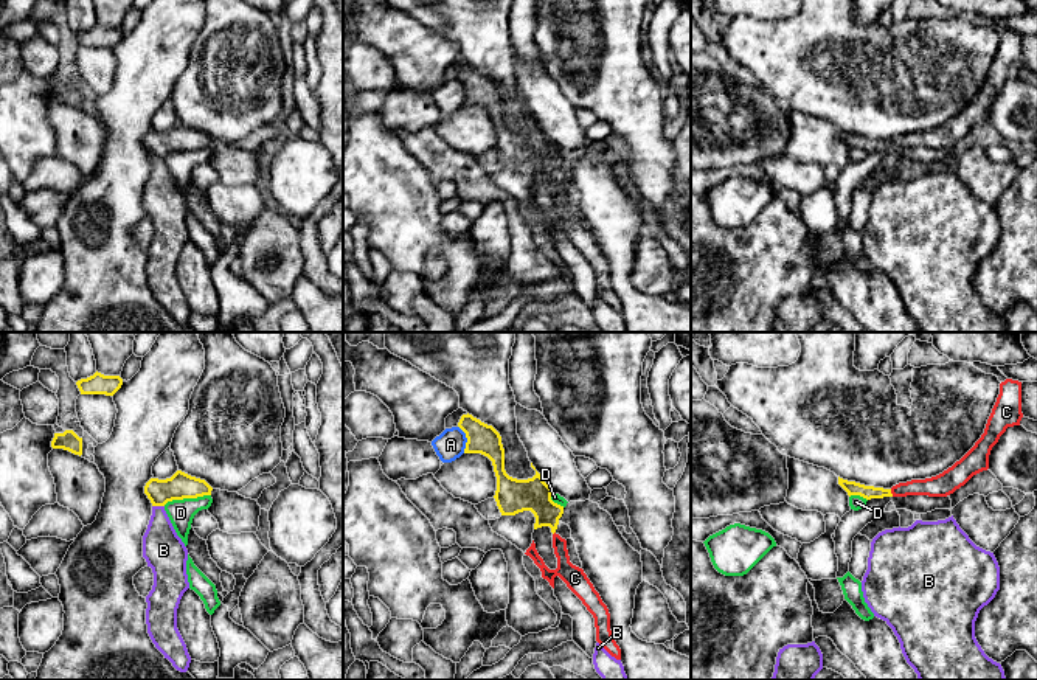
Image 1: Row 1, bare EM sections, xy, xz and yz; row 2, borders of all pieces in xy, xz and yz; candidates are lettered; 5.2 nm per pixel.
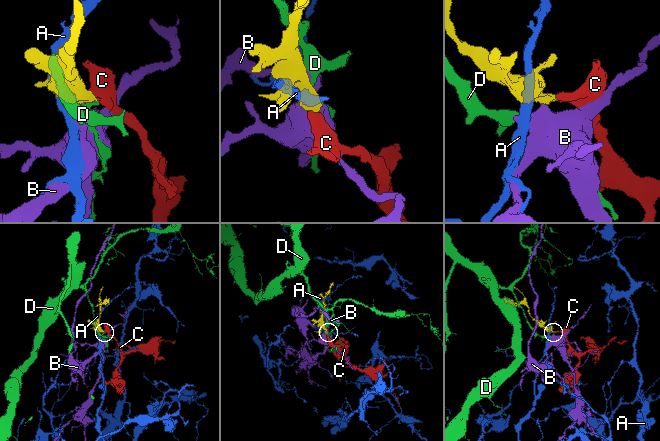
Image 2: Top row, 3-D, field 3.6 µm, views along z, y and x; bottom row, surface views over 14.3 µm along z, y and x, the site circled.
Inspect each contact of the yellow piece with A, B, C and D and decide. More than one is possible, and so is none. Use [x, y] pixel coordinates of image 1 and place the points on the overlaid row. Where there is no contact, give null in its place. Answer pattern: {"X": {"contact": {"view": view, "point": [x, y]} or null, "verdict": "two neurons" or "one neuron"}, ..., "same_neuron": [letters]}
{"A": {"contact": {"view": "xz", "point": [468, 440]}, "verdict": "two neurons"}, "B": {"contact": {"view": "xy", "point": [159, 505]}, "verdict": "two neurons"}, "C": {"contact": {"view": "yz", "point": [890, 492]}, "verdict": "one neuron"}, "D": {"contact": {"view": "xy", "point": [187, 497]}, "verdict": "two neurons"}, "same_neuron": ["C"]}

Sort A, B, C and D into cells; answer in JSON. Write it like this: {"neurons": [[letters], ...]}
{"neurons": [["A"], ["B"], ["C"], ["D"]]}

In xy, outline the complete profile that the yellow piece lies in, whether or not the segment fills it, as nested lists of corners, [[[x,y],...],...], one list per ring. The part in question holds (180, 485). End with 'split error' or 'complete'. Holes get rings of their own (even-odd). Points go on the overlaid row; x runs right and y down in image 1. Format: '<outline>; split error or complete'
[[[177,470],[171,478],[151,478],[144,486],[144,494],[152,506],[165,506],[172,500],[197,498],[211,495],[213,487],[200,478]]]; complete

